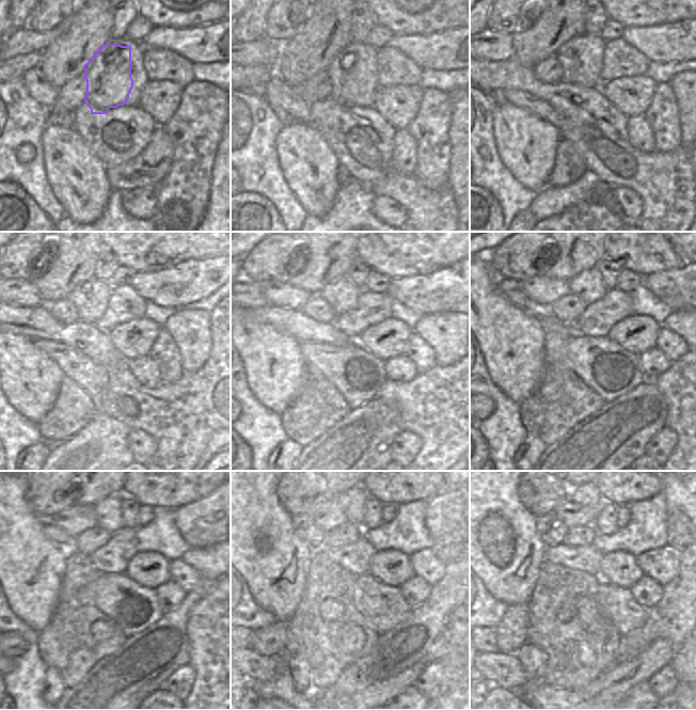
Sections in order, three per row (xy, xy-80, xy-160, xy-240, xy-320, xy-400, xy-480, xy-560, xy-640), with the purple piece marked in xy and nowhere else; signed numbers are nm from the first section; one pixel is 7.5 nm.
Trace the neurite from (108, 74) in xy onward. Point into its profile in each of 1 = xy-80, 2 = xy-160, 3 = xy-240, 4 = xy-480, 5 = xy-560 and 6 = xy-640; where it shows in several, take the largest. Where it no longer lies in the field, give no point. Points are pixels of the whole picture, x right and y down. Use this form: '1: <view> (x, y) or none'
1: xy-80 (353, 81)
2: xy-160 (582, 58)
3: xy-240 (107, 300)
4: xy-480 (108, 516)
5: xy-560 (348, 502)
6: xy-640 (587, 493)

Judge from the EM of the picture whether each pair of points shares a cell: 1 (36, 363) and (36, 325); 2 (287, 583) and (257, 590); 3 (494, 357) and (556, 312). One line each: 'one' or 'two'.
1: two
2: one
3: two

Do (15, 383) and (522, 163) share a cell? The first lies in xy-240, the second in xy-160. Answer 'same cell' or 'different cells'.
same cell

